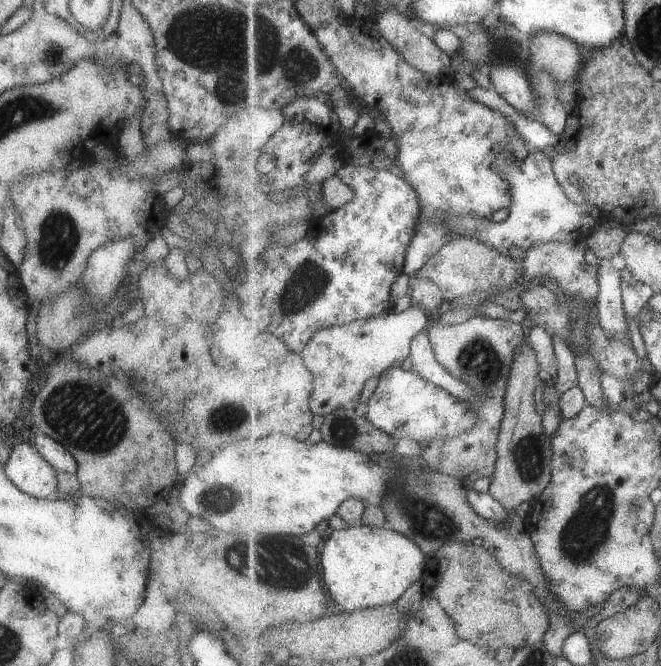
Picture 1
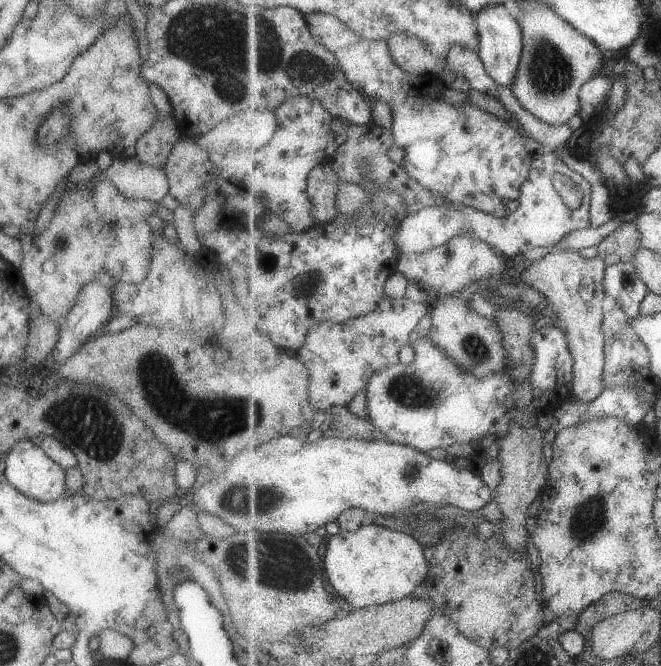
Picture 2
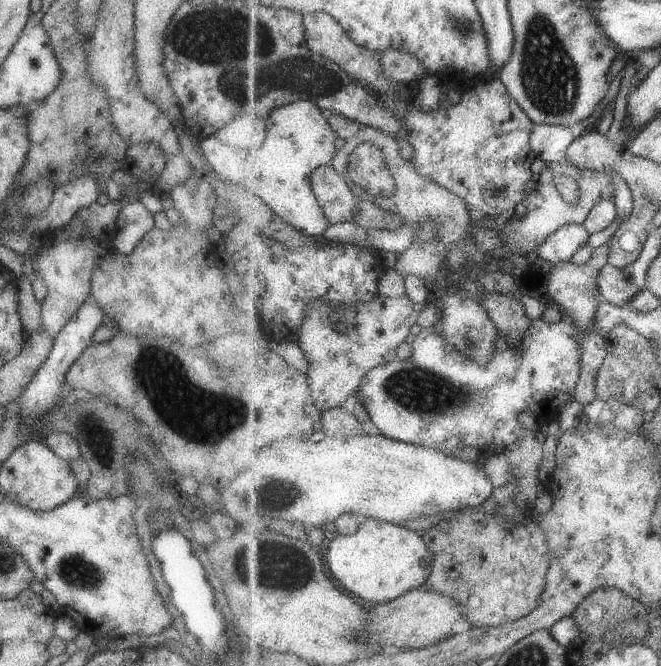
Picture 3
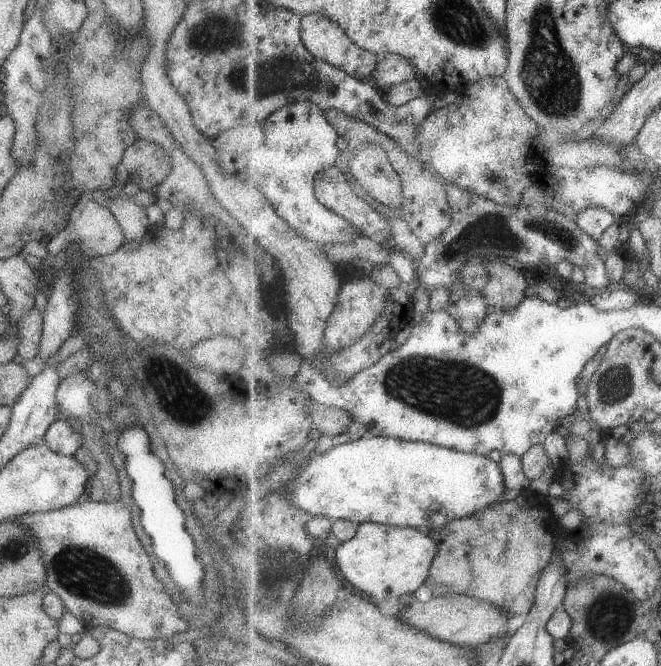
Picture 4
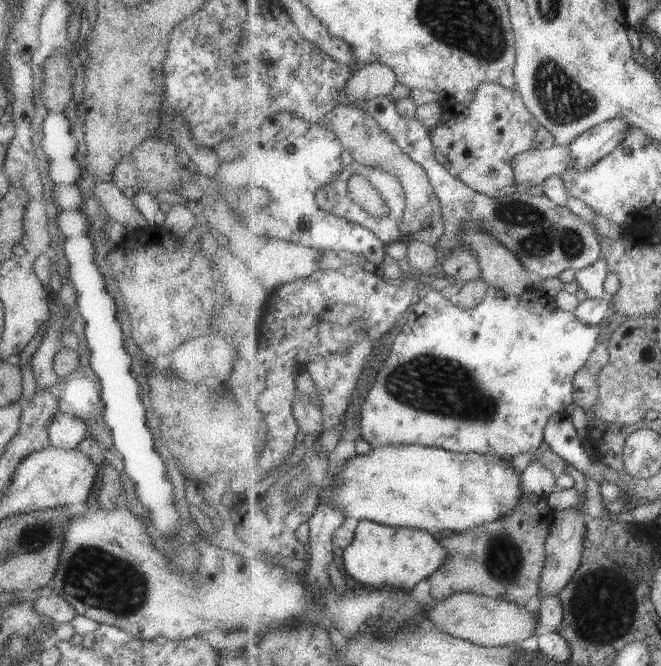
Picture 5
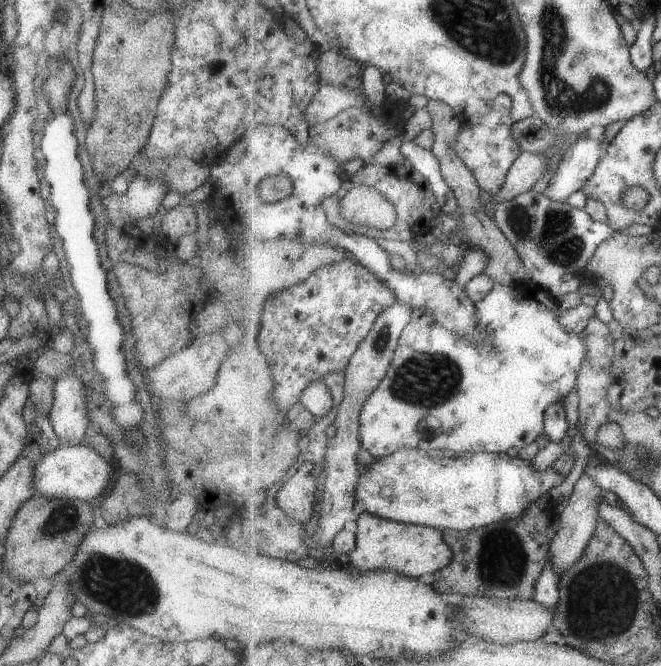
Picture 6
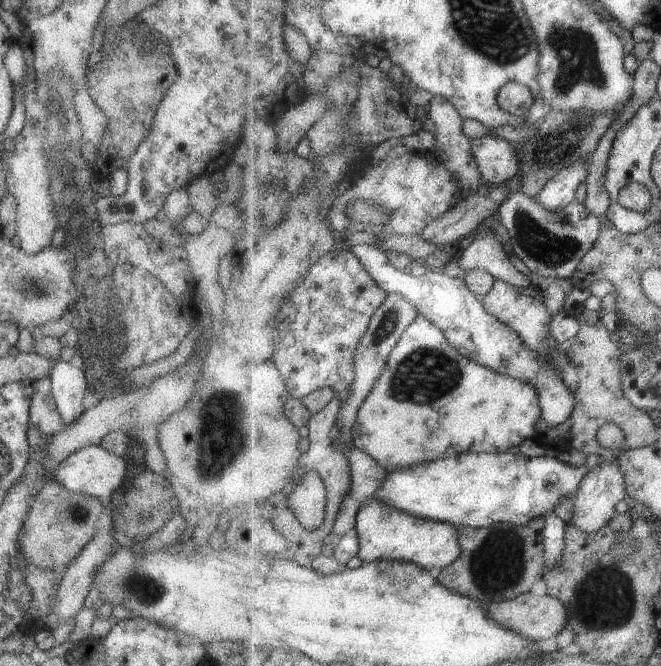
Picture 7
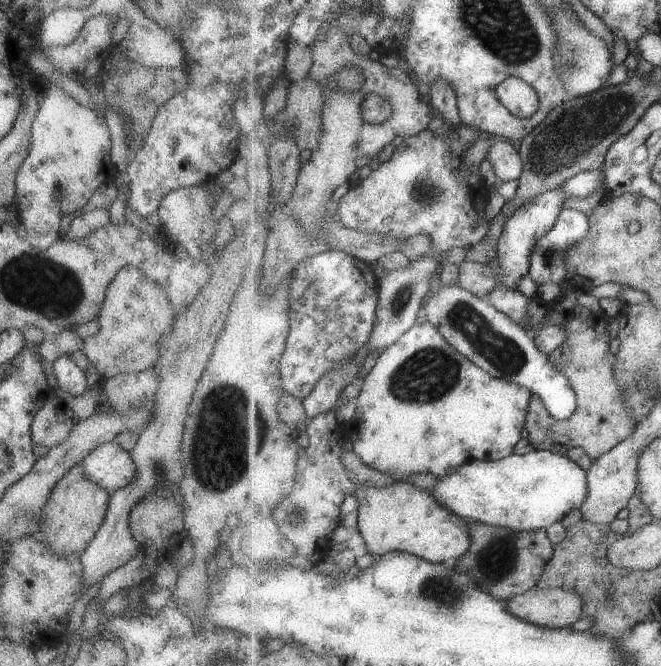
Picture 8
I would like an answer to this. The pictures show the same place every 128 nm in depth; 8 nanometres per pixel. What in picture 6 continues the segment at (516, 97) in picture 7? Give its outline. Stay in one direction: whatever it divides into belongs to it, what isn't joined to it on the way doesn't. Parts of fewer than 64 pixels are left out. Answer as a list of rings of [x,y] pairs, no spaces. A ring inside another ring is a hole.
[[[510,94],[499,95],[494,100],[490,114],[485,115],[482,119],[473,120],[470,127],[463,127],[454,144],[456,153],[477,177],[482,190],[487,191],[492,196],[502,189],[515,160],[522,155],[521,146],[511,136],[511,128],[513,128],[514,123],[511,114],[513,107],[514,100]]]

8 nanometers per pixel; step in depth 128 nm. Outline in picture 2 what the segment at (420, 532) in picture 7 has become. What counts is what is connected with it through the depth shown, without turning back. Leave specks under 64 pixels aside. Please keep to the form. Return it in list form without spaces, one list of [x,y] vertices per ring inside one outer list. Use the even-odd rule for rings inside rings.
[[[370,521],[355,532],[342,530],[329,536],[323,557],[327,583],[349,609],[401,600],[413,594],[415,588],[430,575],[430,558],[412,535]]]

